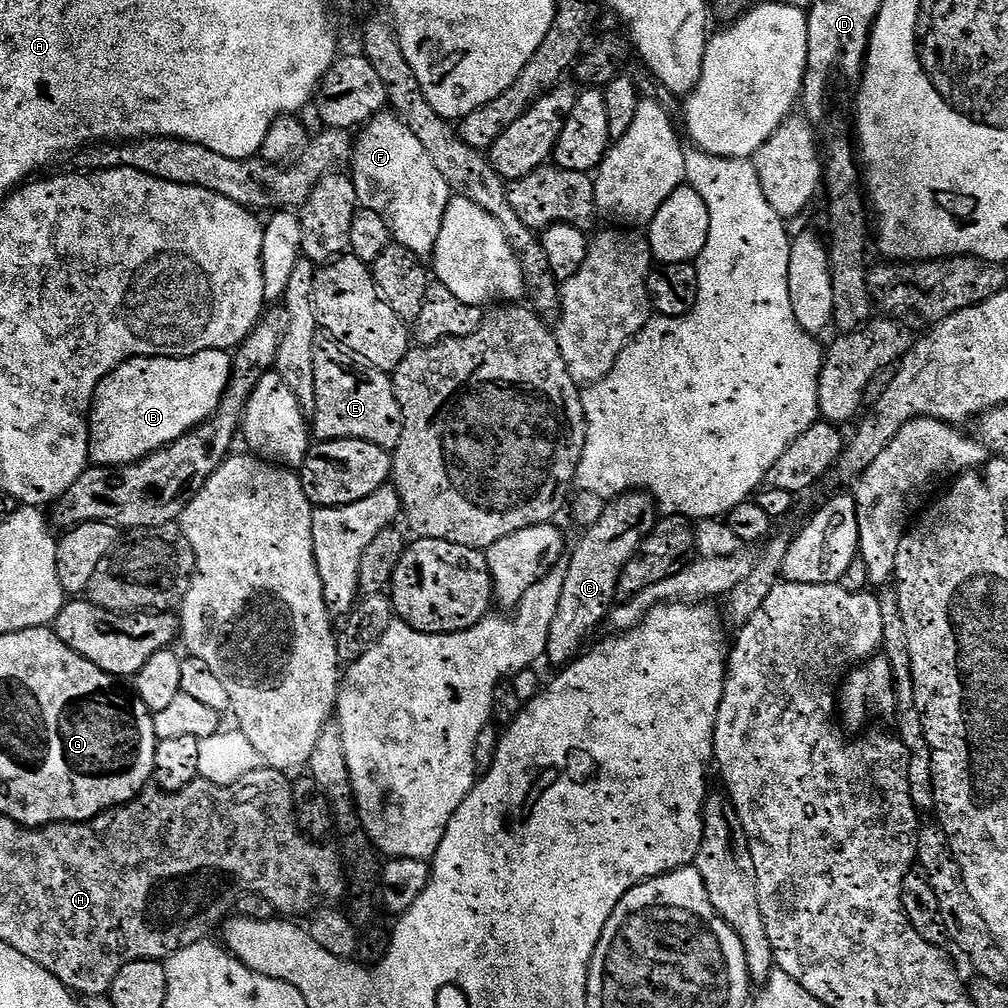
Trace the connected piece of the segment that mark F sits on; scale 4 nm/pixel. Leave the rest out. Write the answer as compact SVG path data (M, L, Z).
M388 115L369 120L355 141L356 198L363 207L384 219L399 247L424 258L437 251L436 243L439 245L445 235L444 219L454 193L448 177L434 166L430 154L426 154L426 146L422 146L411 126L399 115Z

